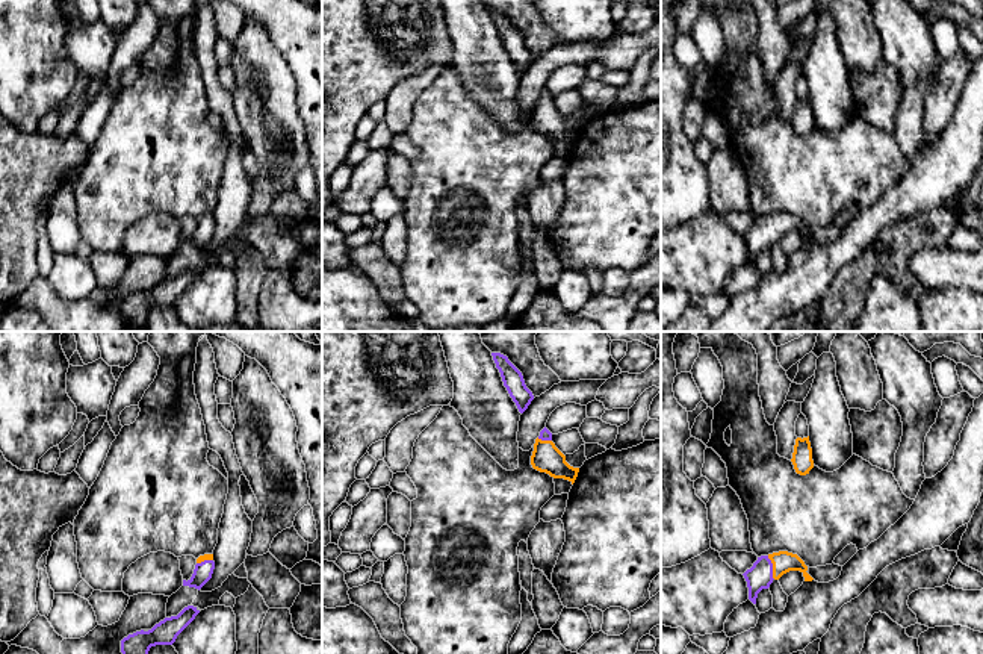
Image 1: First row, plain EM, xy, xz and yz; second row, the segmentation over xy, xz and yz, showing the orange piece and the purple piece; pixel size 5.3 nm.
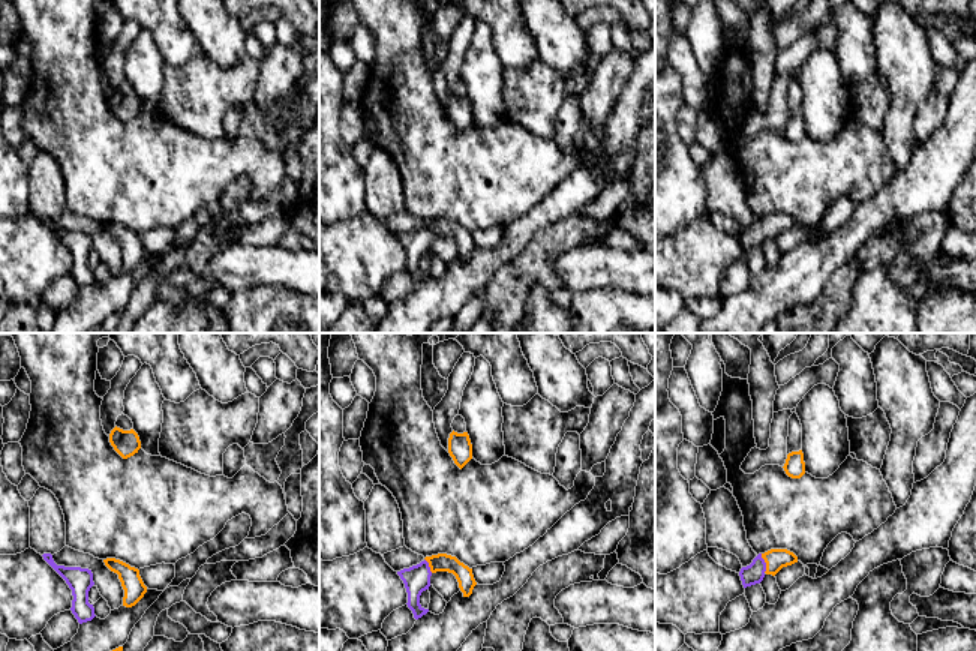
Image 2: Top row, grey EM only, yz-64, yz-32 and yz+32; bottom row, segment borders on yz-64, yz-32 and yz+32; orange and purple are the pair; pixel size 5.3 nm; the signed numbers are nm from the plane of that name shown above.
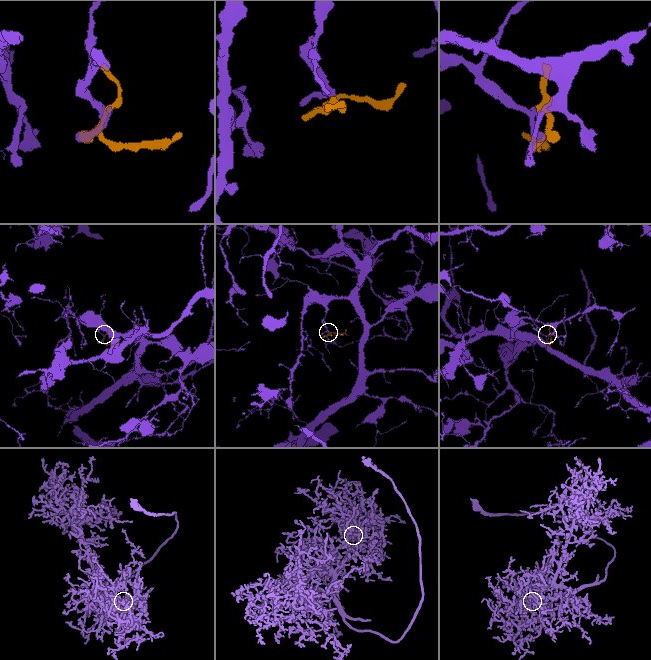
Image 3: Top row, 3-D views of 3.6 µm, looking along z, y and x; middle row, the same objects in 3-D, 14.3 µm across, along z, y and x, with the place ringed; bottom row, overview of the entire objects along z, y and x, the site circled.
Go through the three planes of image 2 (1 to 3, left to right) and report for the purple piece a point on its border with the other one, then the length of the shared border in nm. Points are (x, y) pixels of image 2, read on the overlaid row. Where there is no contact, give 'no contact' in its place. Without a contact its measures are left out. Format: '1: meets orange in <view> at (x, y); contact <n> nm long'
1: no contact
2: meets orange in yz-32 at (429, 566); contact 90 nm long
3: meets orange in yz+32 at (765, 561); contact 110 nm long

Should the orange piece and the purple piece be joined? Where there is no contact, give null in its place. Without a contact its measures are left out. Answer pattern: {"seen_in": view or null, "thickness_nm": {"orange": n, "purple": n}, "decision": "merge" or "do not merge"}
{"seen_in": "yz", "thickness_nm": {"orange": 120, "purple": 140}, "decision": "merge"}

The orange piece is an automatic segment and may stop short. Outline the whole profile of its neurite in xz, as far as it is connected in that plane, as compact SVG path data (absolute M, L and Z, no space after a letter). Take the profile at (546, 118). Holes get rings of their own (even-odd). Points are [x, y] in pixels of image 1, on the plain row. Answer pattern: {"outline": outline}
{"outline": "M544 88L535 100L531 126L540 133L546 133L554 139L569 141L575 144L579 129L573 129L566 123L566 117L552 103L552 94Z"}

